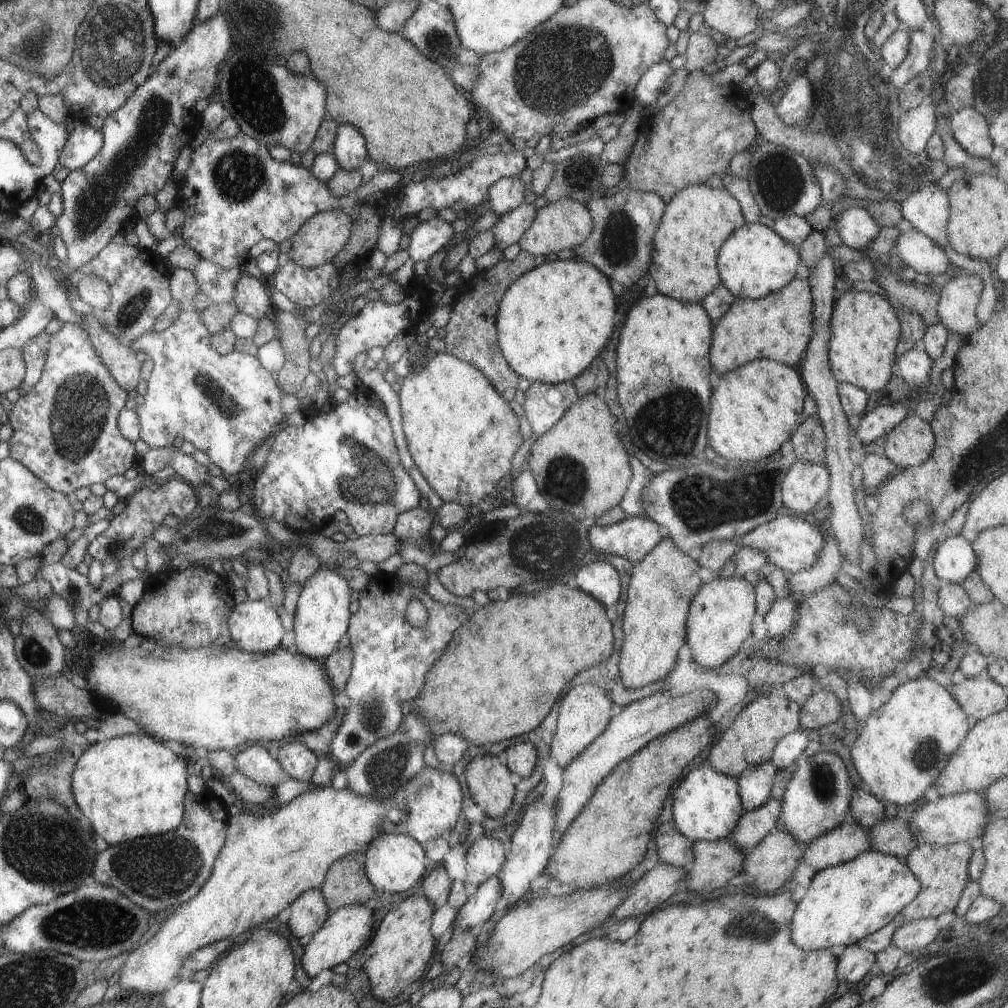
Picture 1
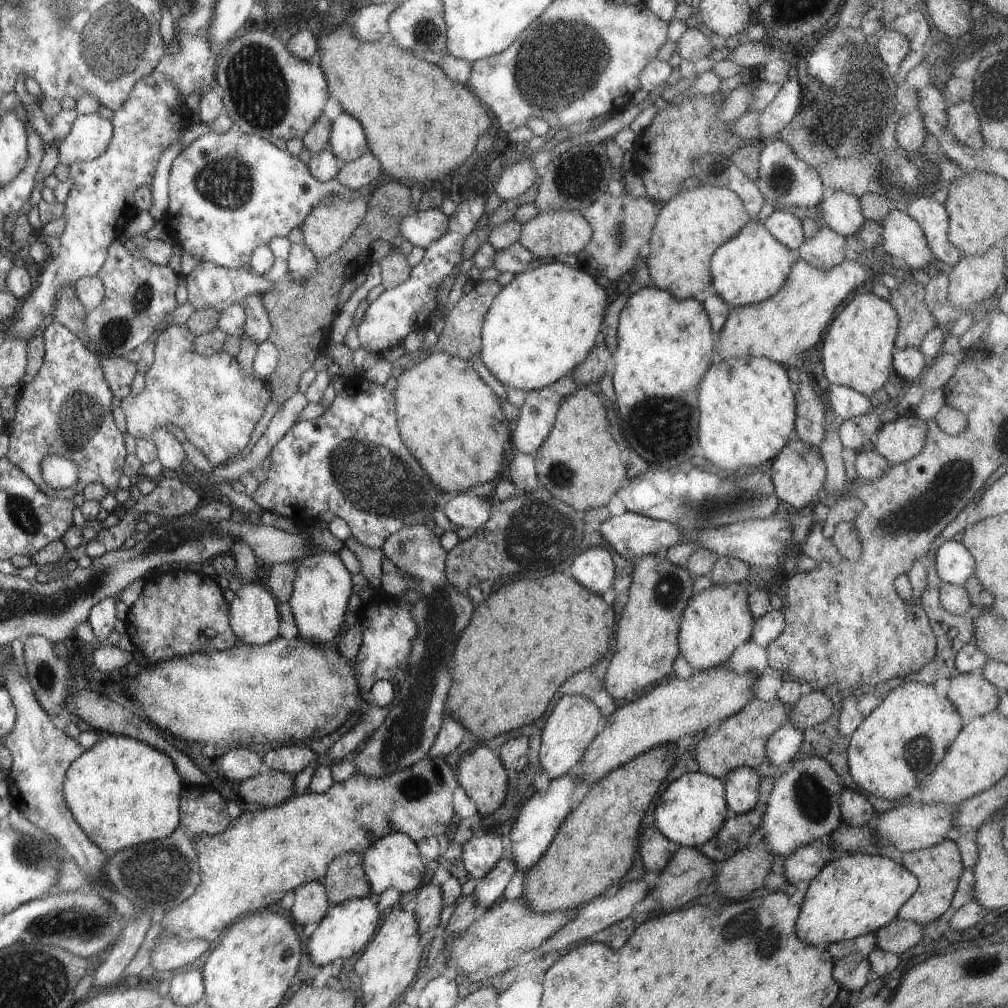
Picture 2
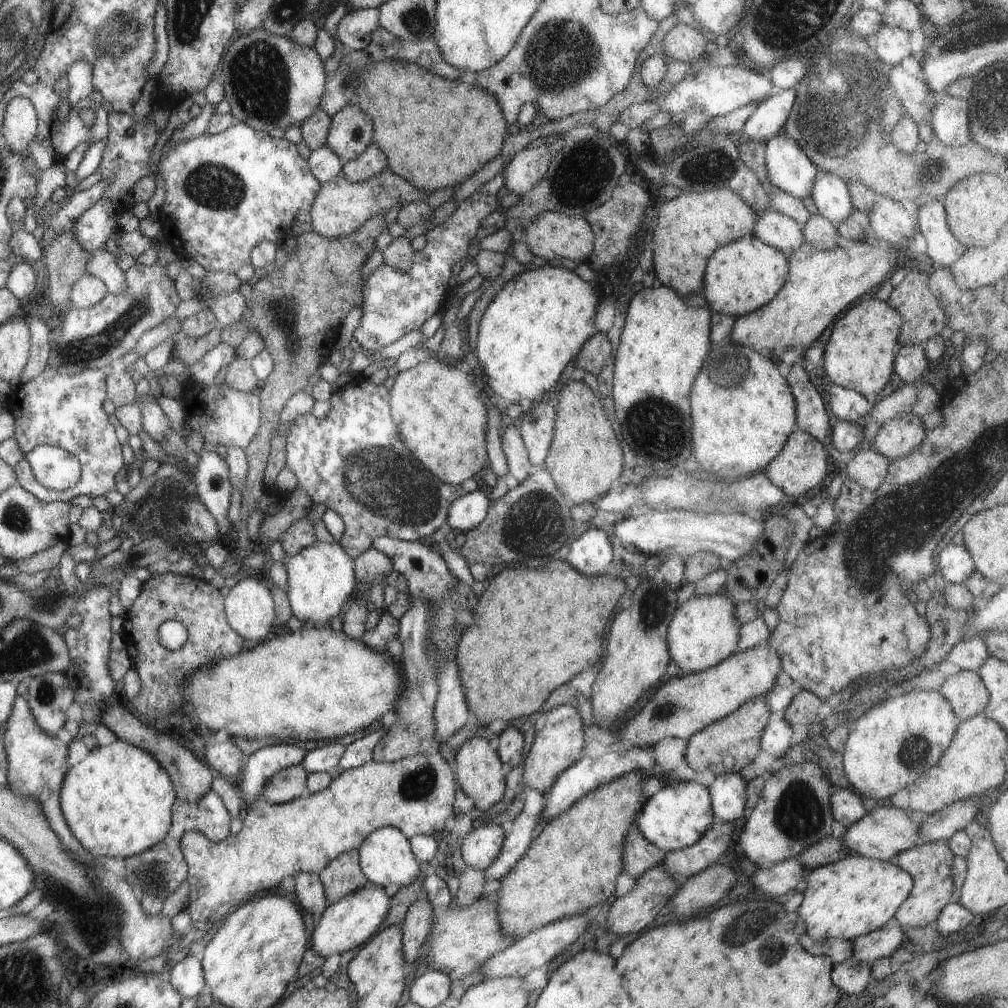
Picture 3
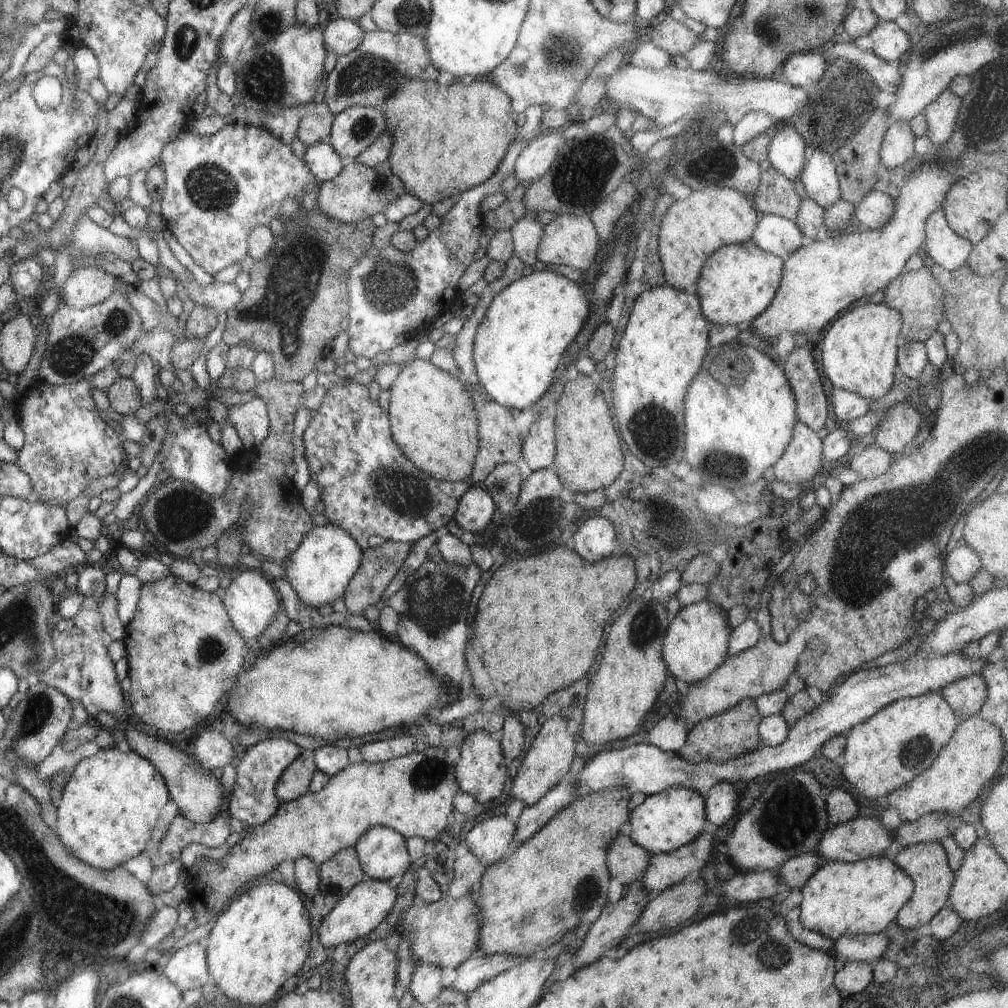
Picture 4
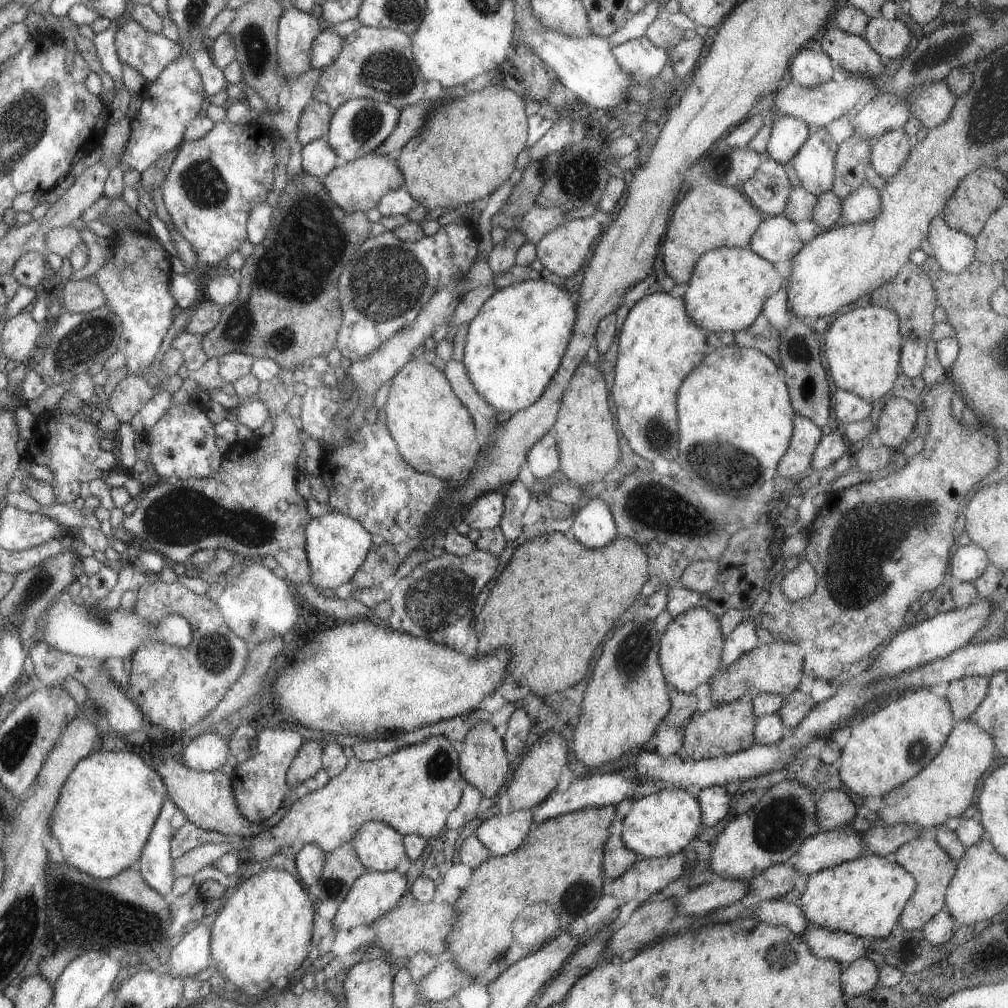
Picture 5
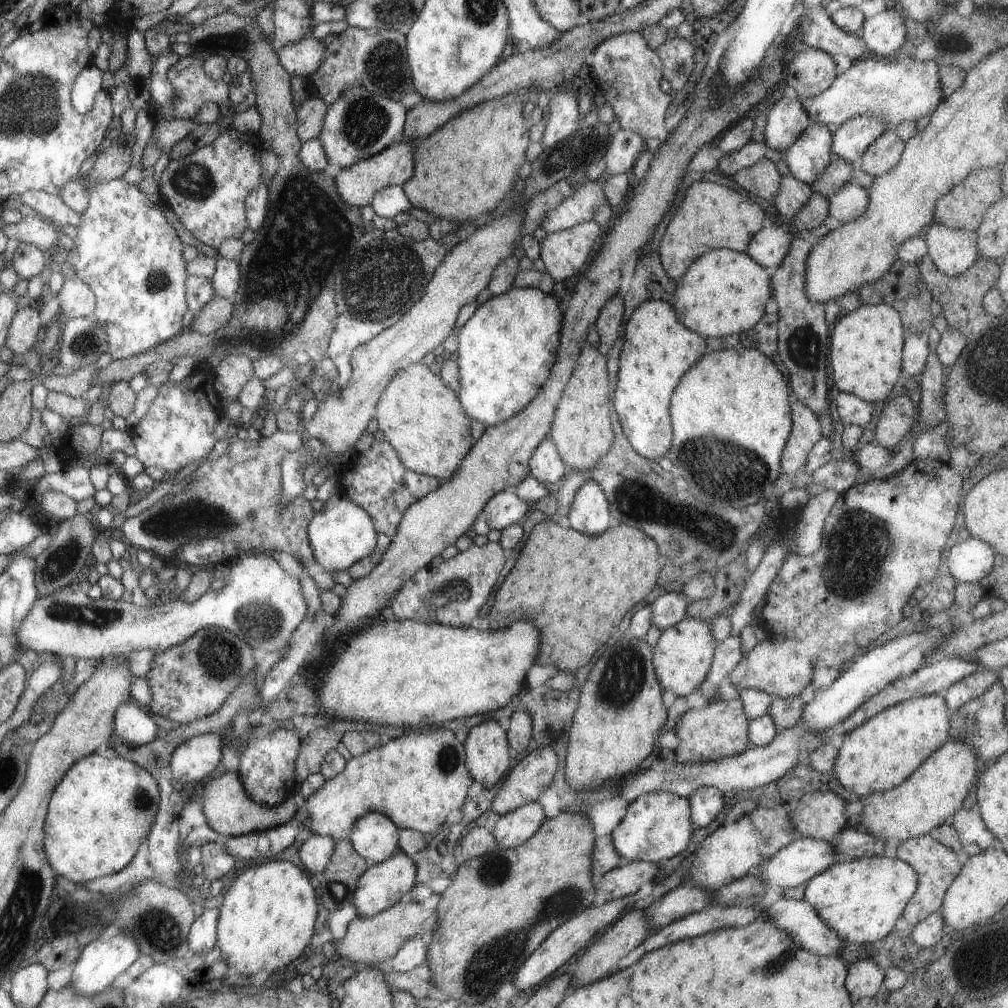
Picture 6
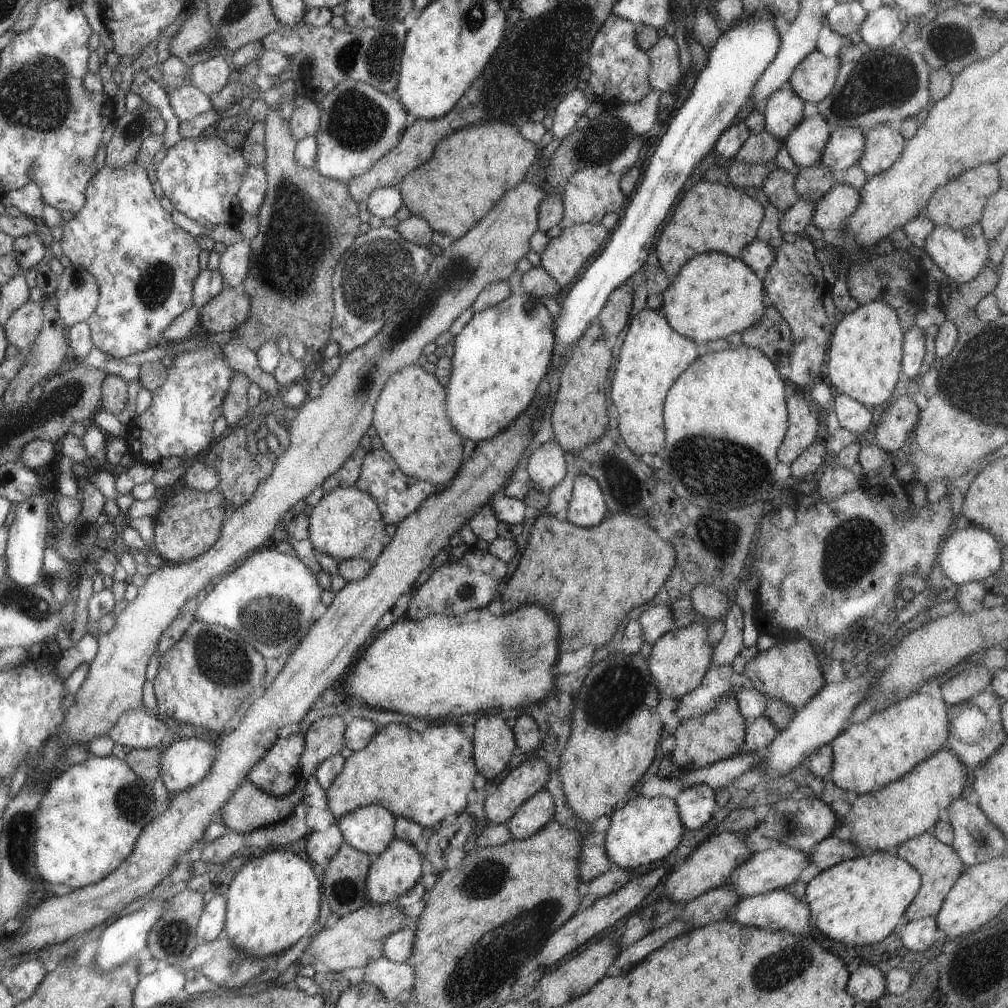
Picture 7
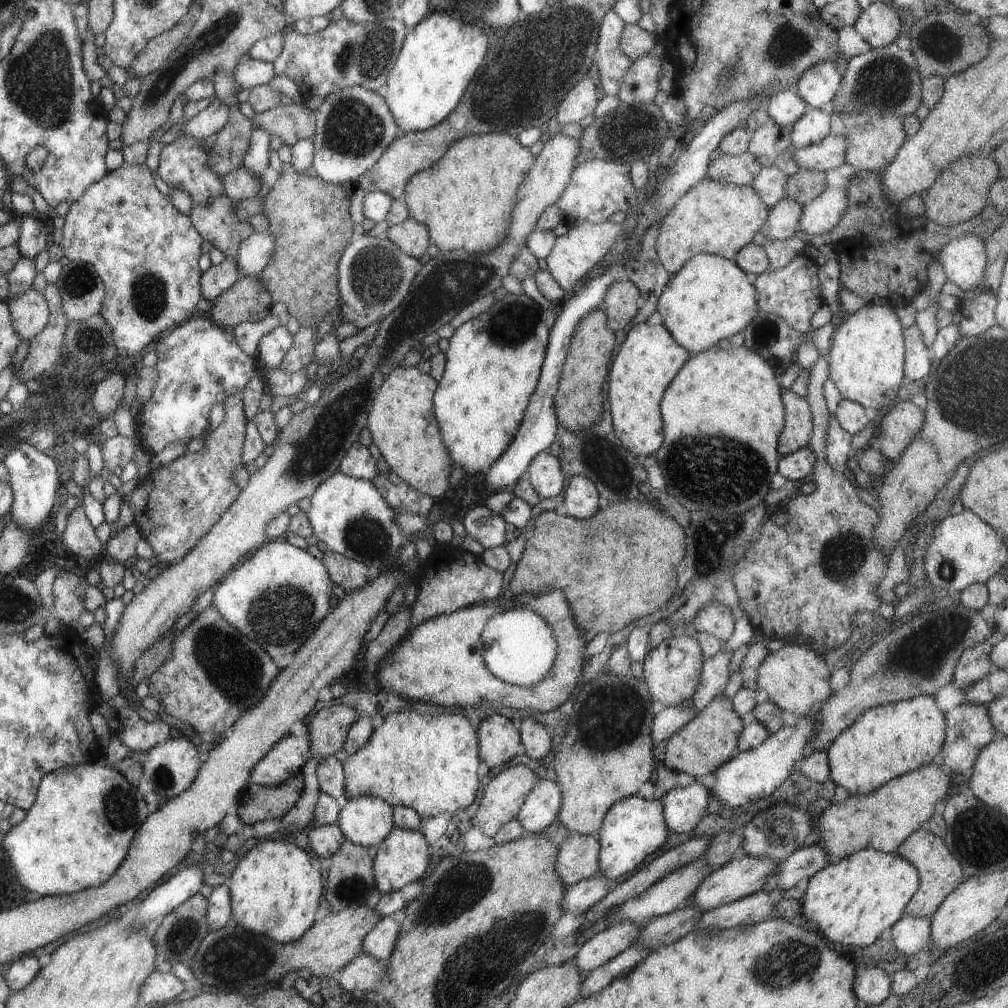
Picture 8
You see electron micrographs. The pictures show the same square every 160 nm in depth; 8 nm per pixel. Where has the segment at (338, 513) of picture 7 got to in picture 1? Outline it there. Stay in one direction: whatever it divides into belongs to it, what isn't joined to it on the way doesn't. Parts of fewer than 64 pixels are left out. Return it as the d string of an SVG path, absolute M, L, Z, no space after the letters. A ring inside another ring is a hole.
M332 567L327 570L315 571L303 582L303 588L297 598L295 611L293 614L293 634L294 643L299 653L303 656L312 658L314 661L325 660L336 648L340 636L346 633L349 617L352 615L347 609L350 603L349 594L351 590L347 582L341 576L332 572Z

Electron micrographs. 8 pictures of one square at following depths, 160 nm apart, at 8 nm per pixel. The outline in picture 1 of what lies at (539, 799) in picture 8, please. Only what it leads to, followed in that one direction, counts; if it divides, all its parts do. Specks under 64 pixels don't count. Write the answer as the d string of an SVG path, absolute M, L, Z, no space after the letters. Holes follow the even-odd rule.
M483 834L466 850L465 874L467 884L479 886L501 867L507 849L500 840Z

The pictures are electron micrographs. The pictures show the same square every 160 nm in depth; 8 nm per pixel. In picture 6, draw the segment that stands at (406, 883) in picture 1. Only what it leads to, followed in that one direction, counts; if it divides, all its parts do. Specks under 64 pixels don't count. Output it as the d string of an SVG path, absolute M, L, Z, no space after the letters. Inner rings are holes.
M365 813L353 823L347 840L369 865L376 865L398 850L398 828L381 813Z

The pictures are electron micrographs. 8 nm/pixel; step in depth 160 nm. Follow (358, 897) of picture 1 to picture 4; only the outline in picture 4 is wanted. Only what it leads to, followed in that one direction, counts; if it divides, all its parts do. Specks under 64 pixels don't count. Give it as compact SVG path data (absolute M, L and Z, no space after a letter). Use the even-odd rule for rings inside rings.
M353 847L336 852L330 859L318 866L318 889L333 892L337 898L343 898L359 881L365 878L359 868Z

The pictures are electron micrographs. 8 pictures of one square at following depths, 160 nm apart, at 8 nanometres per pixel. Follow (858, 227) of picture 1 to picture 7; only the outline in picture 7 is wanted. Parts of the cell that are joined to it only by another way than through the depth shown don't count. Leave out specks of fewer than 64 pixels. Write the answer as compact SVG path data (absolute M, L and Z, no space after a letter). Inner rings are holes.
M819 113L803 117L782 142L799 170L817 165L830 135L827 126L826 120Z

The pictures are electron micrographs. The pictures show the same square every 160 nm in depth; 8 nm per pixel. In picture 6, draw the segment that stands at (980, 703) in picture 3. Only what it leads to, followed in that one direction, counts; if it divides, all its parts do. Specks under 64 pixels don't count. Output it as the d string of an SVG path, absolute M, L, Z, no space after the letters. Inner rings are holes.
M976 668L971 674L957 679L943 690L944 703L951 714L973 700L998 680L997 672L983 668Z

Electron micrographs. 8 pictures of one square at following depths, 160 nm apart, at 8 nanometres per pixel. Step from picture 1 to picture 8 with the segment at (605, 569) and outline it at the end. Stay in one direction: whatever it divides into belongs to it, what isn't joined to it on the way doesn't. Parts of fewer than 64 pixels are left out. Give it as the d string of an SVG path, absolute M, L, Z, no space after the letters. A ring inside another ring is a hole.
M572 476L563 492L563 514L577 518L591 518L599 508L599 495L594 482L587 477Z

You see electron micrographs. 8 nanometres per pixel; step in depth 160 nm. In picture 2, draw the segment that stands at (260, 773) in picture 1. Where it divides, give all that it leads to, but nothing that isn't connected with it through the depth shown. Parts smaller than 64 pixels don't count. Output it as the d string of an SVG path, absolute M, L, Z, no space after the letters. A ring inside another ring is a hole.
M246 747L232 748L215 758L215 765L225 781L241 782L265 772L261 756Z

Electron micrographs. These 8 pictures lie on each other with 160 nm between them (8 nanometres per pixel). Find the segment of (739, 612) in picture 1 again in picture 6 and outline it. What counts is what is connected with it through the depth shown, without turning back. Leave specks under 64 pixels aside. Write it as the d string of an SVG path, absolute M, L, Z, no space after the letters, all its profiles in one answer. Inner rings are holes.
M683 617L673 626L664 628L652 647L652 665L663 692L669 690L677 697L693 692L709 670L716 644L709 623L700 618Z

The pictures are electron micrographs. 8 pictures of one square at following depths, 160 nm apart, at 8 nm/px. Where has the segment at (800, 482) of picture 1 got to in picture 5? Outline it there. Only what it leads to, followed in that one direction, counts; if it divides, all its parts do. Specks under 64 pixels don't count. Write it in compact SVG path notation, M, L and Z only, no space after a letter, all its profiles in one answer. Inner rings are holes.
M801 415L792 420L792 433L775 472L783 478L798 480L810 470L812 454L822 437L819 427Z

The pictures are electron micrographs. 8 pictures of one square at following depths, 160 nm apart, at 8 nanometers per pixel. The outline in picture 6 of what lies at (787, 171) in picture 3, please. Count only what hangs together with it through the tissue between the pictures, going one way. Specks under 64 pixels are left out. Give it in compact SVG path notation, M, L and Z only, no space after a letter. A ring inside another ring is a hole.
M783 96L764 112L766 121L763 129L765 147L783 153L788 146L807 128L811 121L801 106L799 97Z

